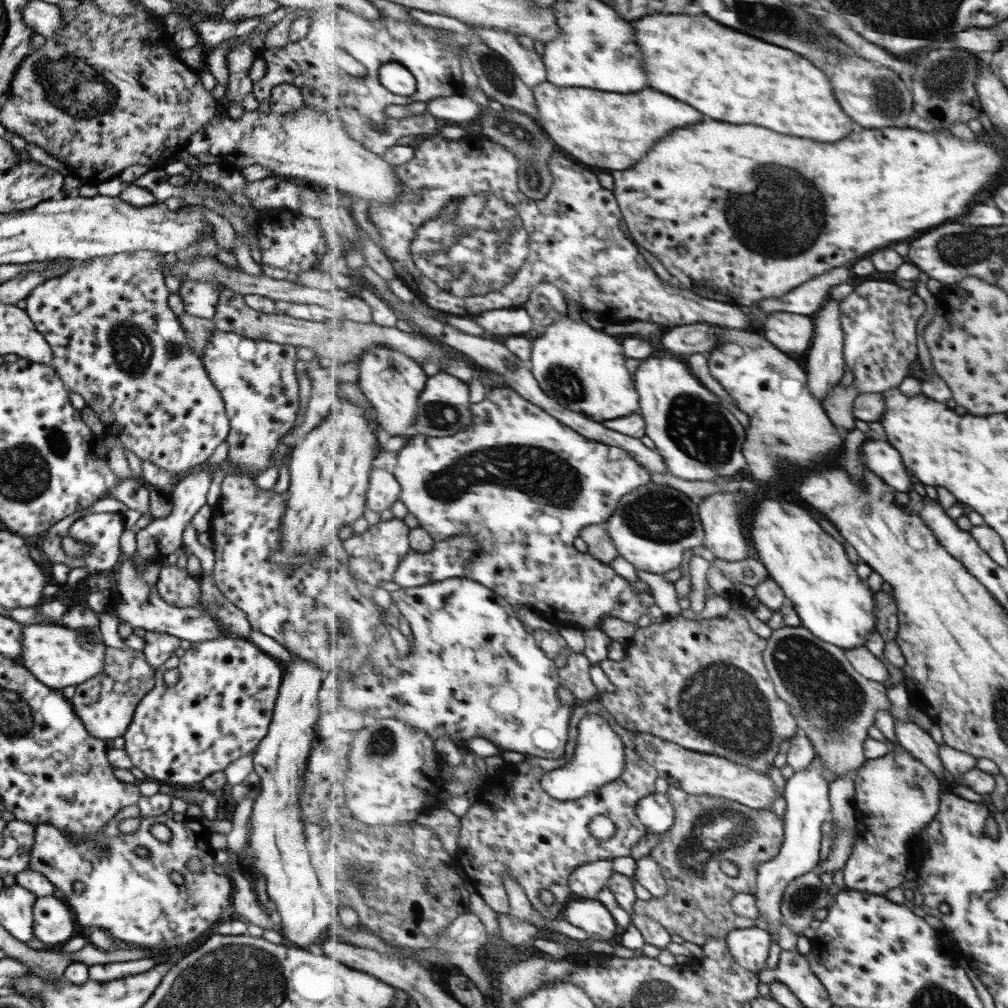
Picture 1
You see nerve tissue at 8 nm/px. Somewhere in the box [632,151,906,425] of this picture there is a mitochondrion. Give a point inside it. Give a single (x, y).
(799, 223)

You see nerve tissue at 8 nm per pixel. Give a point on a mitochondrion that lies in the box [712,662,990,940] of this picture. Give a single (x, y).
(805, 897)

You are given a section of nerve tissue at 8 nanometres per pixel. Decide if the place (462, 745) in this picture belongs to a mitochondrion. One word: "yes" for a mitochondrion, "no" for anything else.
no

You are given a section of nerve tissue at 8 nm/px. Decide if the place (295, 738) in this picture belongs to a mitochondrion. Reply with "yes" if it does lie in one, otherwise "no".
no

